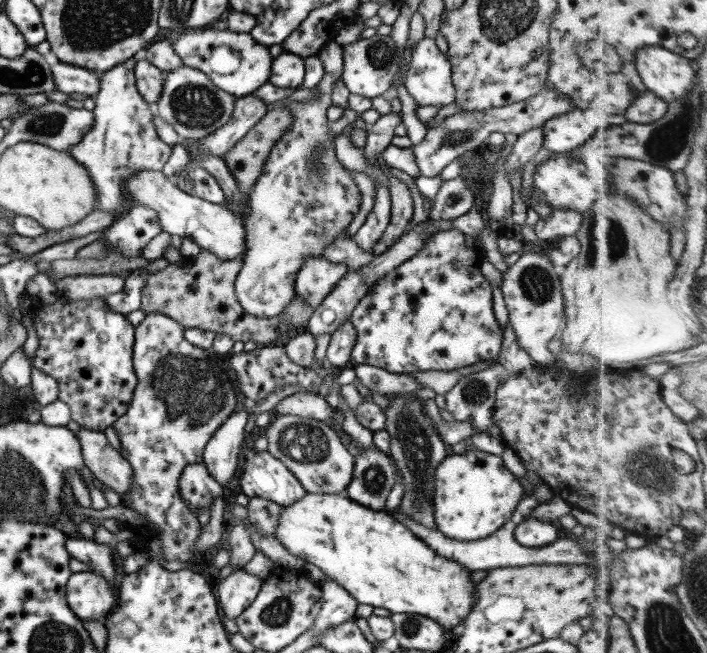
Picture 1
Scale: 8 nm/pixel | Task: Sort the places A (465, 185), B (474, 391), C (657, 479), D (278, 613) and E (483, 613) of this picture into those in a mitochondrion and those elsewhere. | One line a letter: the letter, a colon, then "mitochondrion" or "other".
A: other
B: mitochondrion
C: mitochondrion
D: mitochondrion
E: other

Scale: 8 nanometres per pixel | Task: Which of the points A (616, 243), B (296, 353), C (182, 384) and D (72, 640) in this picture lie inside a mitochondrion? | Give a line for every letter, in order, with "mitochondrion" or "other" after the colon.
A: mitochondrion
B: other
C: mitochondrion
D: mitochondrion

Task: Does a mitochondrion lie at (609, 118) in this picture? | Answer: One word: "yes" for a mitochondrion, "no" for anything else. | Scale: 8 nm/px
no

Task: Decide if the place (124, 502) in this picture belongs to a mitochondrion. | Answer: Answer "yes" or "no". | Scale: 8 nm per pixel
no

